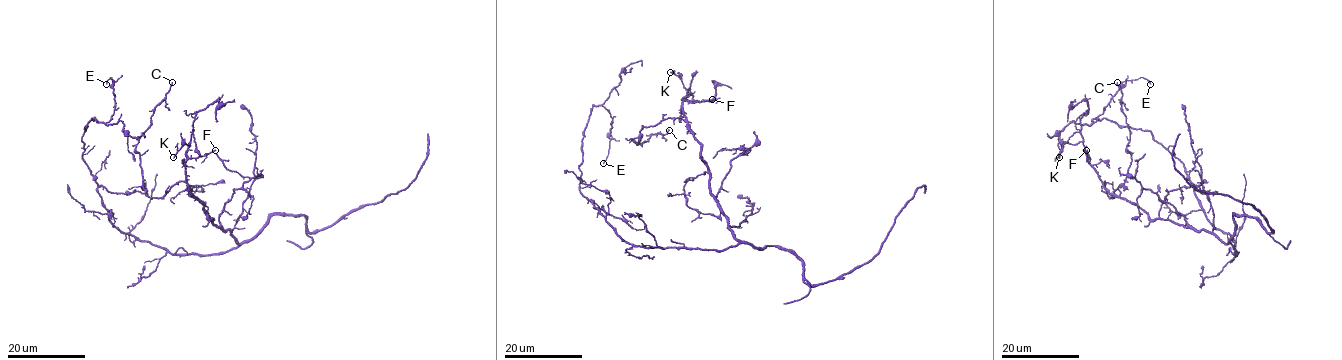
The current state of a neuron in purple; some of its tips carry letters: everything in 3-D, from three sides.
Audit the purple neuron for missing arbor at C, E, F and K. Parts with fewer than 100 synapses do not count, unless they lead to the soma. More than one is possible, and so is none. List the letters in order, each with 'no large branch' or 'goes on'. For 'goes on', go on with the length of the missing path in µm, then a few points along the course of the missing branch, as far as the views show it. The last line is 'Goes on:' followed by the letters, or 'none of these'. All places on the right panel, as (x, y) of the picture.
C: no large branch
E: no large branch
F: no large branch
K: no large branch
Goes on: none of these

